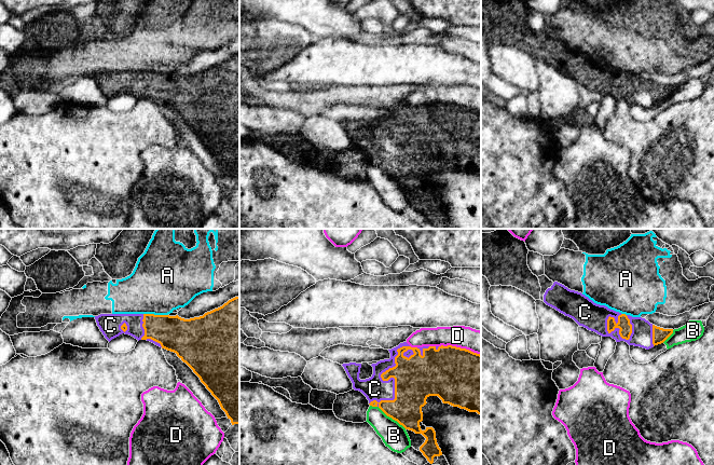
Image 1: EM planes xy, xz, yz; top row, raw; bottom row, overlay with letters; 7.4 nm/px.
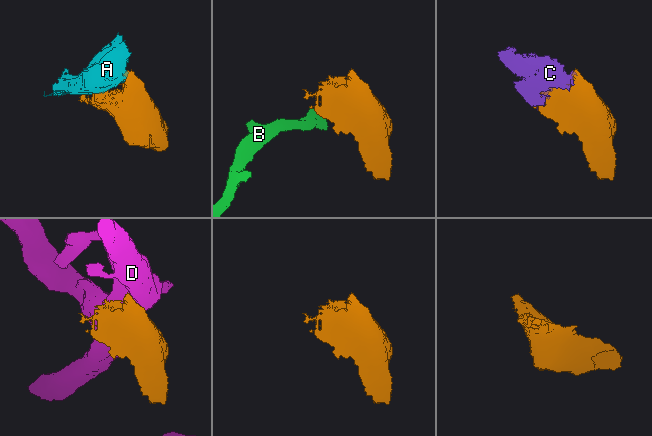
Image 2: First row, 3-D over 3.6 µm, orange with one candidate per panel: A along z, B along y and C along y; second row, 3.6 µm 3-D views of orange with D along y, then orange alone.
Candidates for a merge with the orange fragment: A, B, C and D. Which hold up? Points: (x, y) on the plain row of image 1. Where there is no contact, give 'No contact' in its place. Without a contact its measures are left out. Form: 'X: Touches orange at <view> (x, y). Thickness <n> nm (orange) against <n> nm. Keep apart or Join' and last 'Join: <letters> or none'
A: Touches orange at xy (155, 73). Thickness 260 nm (orange) against 440 nm. Keep apart
B: Touches orange at xz (388, 174). Thickness 260 nm (orange) against 190 nm. Keep apart
C: Touches orange at xz (387, 138). Thickness 320 nm (orange) against 180 nm. Join
D: Touches orange at xz (460, 106). Thickness 420 nm (orange) against 170 nm. Keep apart
Join: C

